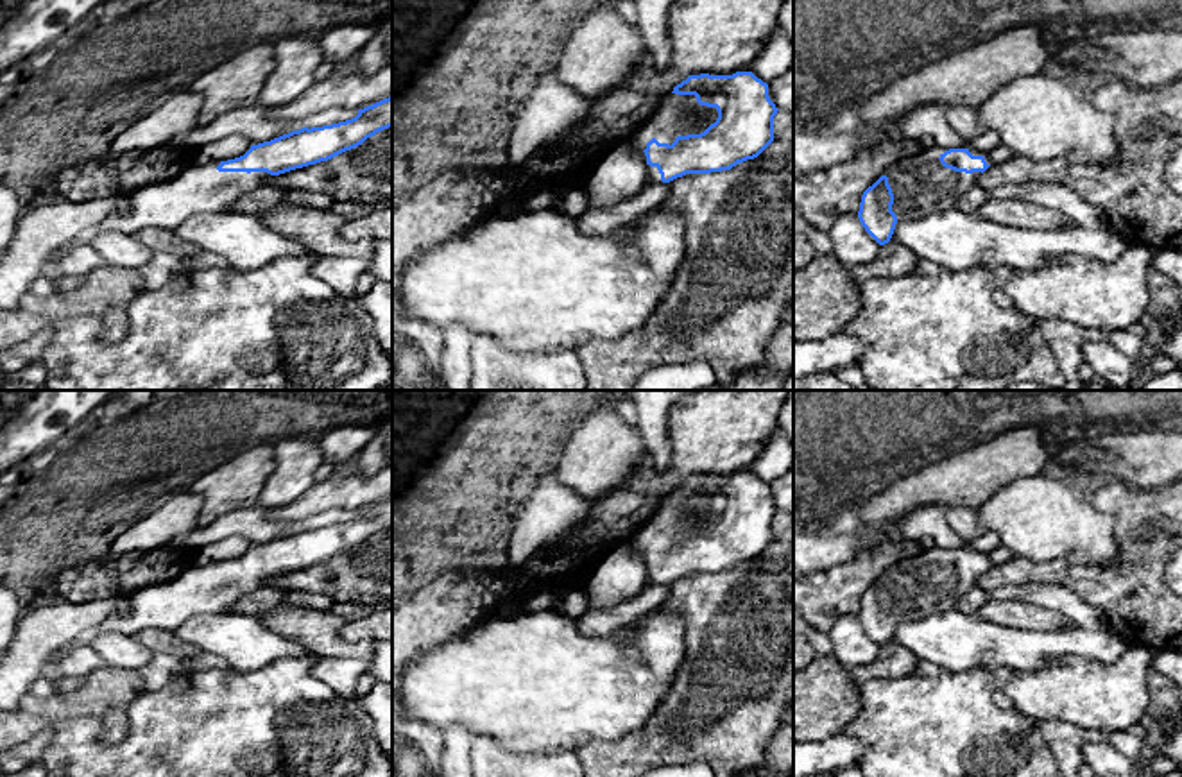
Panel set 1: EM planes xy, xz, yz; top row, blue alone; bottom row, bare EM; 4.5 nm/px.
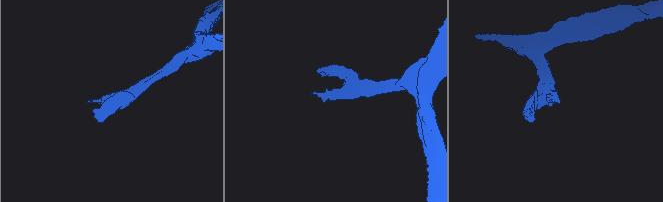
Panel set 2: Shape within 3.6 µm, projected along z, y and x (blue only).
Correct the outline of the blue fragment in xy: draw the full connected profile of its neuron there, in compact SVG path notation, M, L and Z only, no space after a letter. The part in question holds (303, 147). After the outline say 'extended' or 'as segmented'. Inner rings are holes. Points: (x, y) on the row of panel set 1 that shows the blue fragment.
M392 97L358 109L351 120L292 131L251 145L235 159L192 165L172 179L129 193L127 211L106 217L100 226L82 231L50 258L73 245L90 243L100 229L127 235L145 227L174 231L192 215L231 211L242 195L267 184L272 175L328 161L389 127L392 127Z; extended

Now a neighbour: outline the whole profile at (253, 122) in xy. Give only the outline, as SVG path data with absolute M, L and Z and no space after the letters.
M253 104L235 109L208 125L197 125L172 145L195 150L233 134L244 136L253 145L258 145L288 134L292 129L294 122L272 120L267 106Z

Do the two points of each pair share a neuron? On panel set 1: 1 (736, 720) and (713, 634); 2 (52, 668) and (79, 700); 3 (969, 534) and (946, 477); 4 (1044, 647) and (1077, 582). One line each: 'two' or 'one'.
1: one
2: two
3: two
4: two

